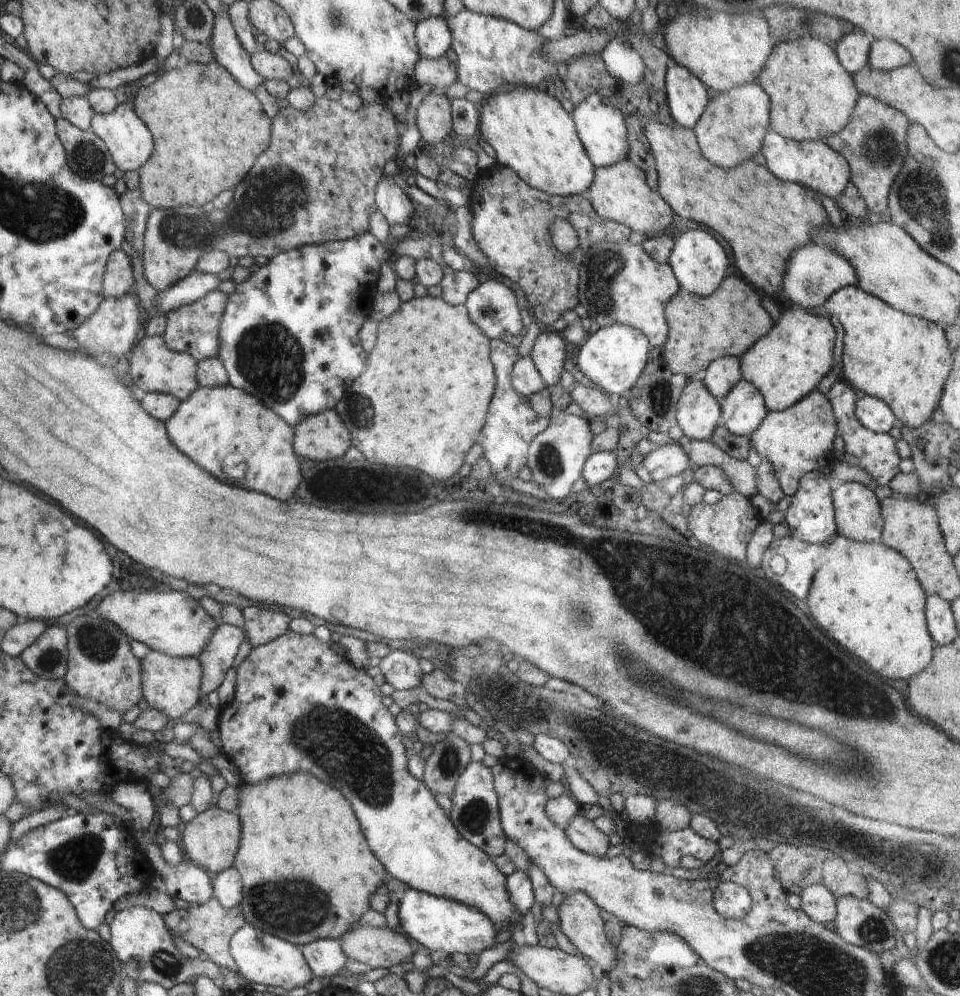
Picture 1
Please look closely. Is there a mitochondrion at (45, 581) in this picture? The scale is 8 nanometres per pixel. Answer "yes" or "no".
no

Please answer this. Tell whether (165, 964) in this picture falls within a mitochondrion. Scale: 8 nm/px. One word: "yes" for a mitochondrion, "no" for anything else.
yes

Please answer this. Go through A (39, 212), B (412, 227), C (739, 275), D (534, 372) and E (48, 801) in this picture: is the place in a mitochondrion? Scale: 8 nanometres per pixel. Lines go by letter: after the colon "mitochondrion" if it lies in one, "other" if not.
A: mitochondrion
B: other
C: other
D: other
E: other

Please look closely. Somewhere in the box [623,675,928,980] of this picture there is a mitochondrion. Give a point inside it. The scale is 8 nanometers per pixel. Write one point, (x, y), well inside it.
(723, 796)

